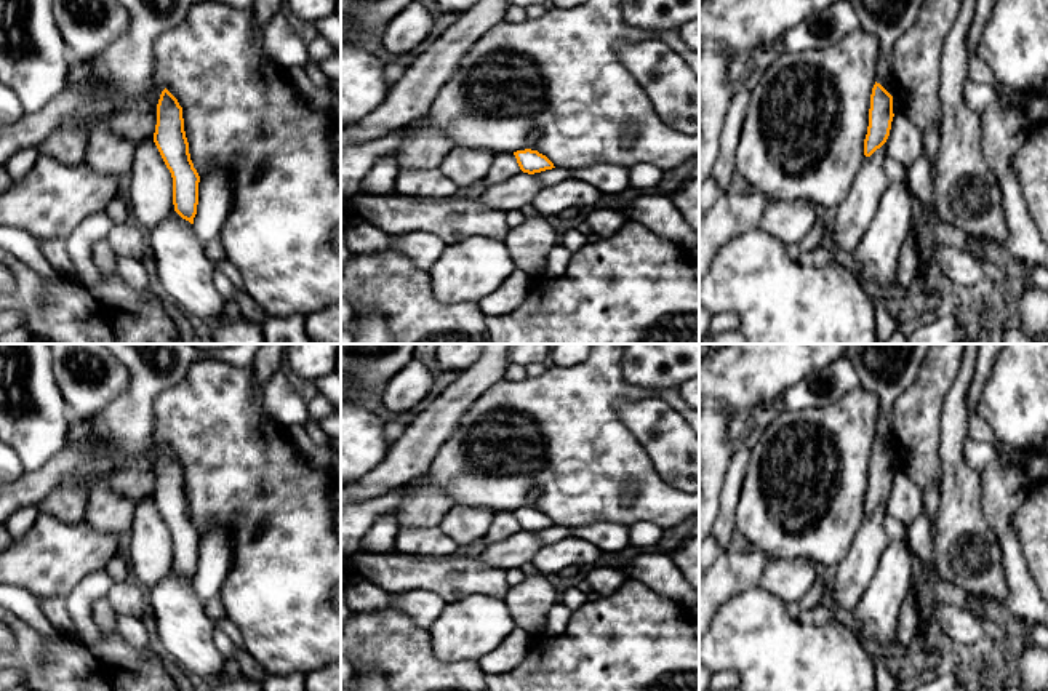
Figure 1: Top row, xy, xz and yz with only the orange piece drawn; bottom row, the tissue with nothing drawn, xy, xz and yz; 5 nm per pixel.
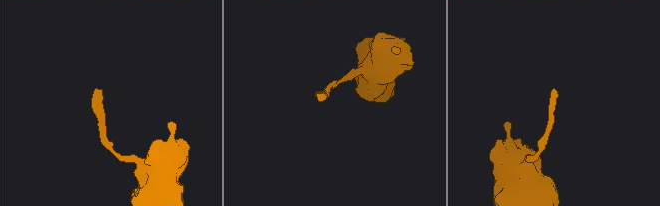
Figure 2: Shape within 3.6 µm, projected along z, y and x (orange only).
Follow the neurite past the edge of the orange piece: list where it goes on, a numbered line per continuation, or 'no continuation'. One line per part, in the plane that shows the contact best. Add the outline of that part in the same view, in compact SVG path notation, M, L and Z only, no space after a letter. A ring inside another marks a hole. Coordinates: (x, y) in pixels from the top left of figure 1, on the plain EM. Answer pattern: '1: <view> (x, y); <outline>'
no continuation

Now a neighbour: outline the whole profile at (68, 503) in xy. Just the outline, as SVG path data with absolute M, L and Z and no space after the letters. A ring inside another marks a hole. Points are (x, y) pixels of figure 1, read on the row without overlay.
M58 485L38 505L40 512L51 513L64 521L85 520L88 494L75 485Z

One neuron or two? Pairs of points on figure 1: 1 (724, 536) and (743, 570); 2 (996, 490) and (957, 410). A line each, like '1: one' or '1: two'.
1: two
2: two

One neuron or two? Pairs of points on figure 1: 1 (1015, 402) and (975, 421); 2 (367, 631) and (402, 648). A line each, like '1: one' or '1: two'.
1: two
2: one

